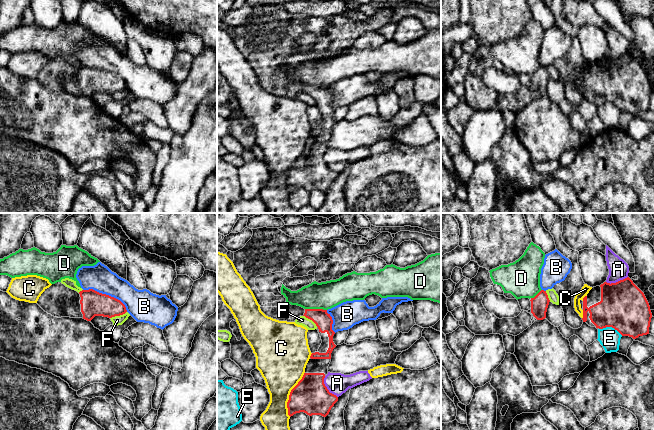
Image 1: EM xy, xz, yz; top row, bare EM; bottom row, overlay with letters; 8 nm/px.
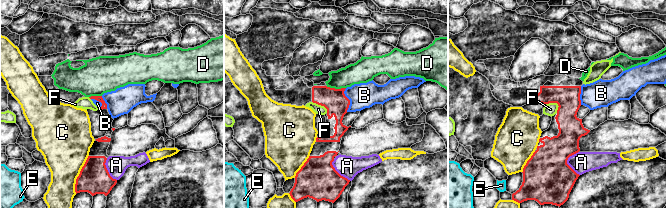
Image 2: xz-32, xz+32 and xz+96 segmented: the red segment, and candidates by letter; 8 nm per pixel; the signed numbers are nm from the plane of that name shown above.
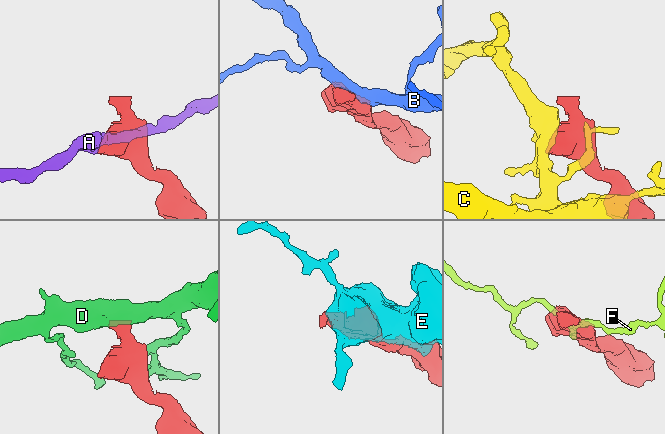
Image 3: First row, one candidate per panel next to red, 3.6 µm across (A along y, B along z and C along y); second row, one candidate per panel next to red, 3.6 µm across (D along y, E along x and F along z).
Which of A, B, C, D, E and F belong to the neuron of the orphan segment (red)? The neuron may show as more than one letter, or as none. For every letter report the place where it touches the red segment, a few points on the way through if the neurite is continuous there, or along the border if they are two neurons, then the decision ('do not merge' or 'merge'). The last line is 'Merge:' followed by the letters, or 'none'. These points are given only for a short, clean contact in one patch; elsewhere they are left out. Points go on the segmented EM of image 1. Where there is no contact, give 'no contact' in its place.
A: contact xz (326, 388); do not merge
B: contact xy (107, 295); border xy (83, 289), (94, 289), (113, 296), (124, 305), (127, 311); do not merge
C: contact xz (290, 394); do not merge
D: contact xz (316, 309); border xz (305, 308), (322, 308), (326, 310); do not merge
E: contact yz (611, 326); border yz (599, 328), (613, 327), (622, 335); do not merge
F: contact xy (118, 315); border xy (126, 311), (110, 318); do not merge
Merge: none

